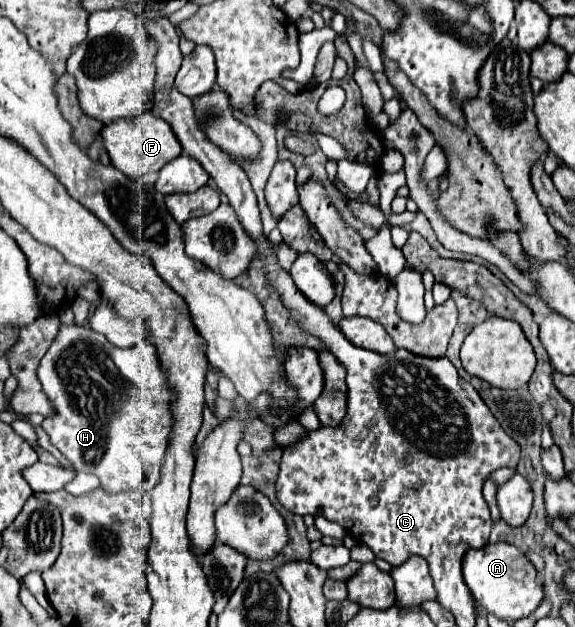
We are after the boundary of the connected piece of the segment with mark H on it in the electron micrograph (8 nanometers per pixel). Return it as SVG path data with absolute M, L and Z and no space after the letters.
M61 324L53 344L41 358L37 378L49 398L51 408L55 410L55 414L47 416L41 426L49 434L51 444L73 464L77 472L97 476L101 480L101 490L111 494L125 490L149 492L157 484L173 418L169 412L171 390L165 384L153 346L147 344L143 348L119 348L103 334L93 332L87 326Z

